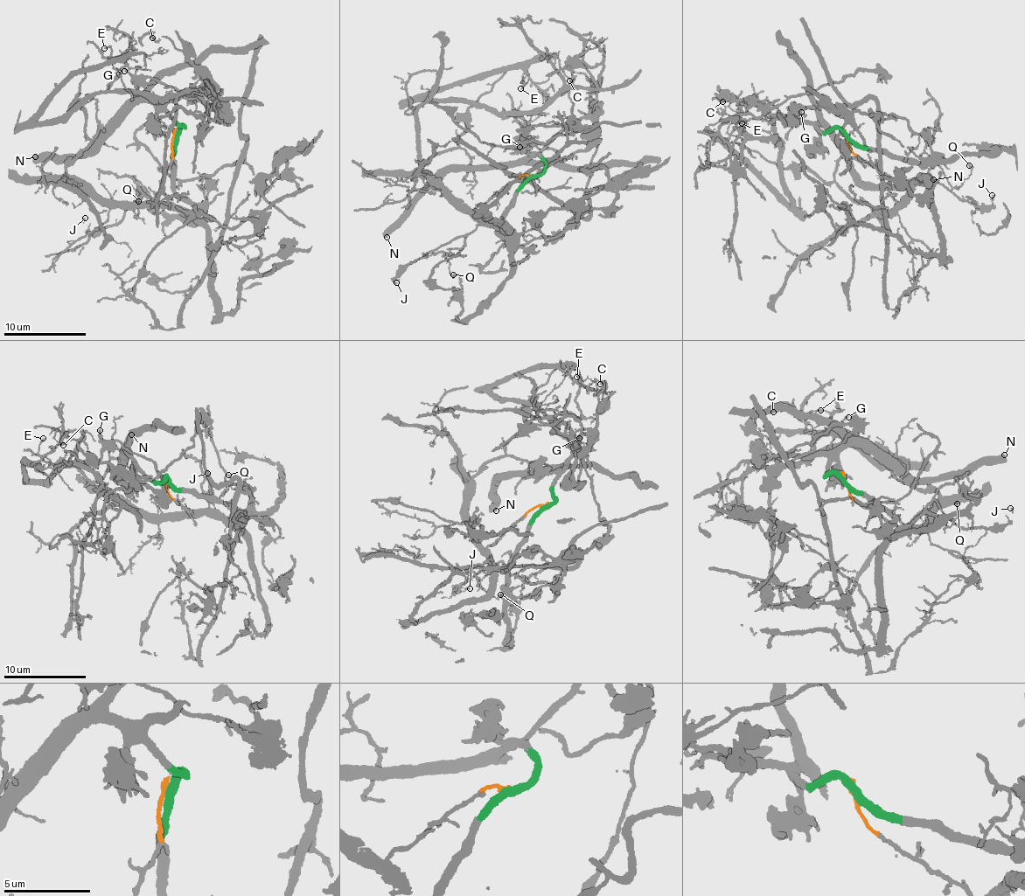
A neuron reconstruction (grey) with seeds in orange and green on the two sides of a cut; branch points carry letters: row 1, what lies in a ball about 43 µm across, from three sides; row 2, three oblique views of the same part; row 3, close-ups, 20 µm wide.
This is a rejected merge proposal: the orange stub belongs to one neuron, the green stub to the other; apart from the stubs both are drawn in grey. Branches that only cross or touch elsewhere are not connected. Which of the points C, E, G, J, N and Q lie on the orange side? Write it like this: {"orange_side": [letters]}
{"orange_side": ["J", "Q"]}

